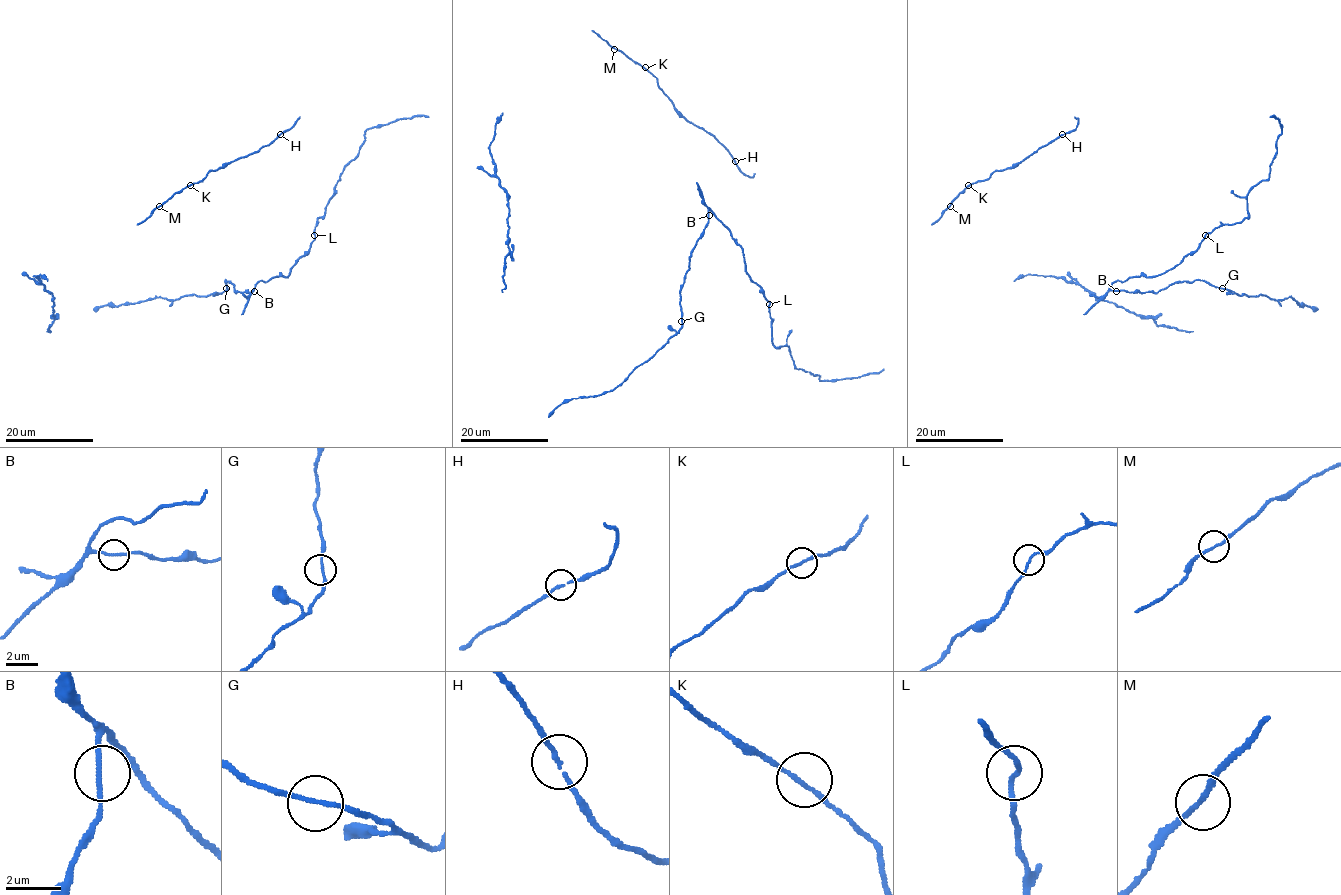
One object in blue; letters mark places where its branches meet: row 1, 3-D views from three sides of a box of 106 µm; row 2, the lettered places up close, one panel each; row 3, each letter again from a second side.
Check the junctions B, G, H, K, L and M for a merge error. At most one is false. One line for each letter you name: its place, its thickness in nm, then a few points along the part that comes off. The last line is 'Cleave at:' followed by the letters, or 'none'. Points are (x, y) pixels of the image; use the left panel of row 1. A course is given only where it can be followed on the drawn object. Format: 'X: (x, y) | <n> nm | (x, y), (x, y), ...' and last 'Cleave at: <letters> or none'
Cleave at: none

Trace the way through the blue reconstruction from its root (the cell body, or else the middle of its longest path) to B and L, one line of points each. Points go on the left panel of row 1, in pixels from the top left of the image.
B: (226, 285), (225, 280), (234, 285), (235, 292), (254, 291)
L: (226, 285), (225, 280), (234, 285), (235, 292), (250, 292), (260, 281), (287, 276), (309, 250), (314, 235)

